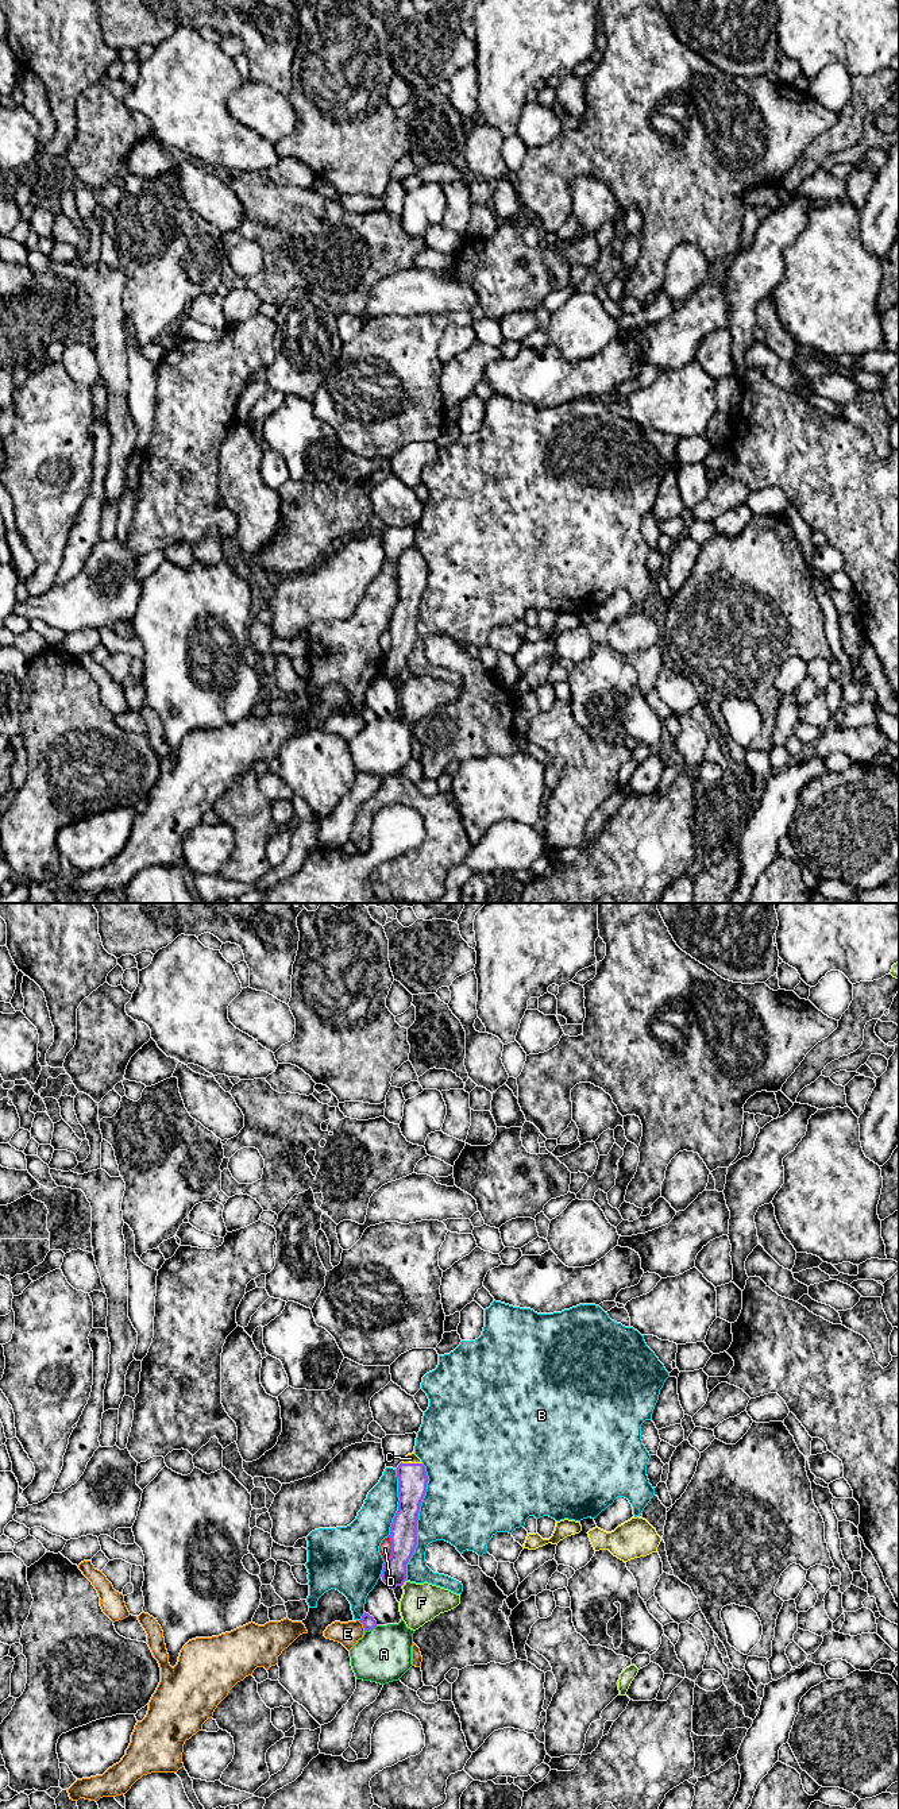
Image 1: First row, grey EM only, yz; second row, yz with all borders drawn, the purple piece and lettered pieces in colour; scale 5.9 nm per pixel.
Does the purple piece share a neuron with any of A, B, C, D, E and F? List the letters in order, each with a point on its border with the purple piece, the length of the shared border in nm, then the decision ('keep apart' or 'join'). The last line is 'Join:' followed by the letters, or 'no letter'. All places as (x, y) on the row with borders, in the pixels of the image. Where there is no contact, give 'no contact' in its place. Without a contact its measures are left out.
A: contact yz (370, 1628); length 90 nm; keep apart
B: contact yz (416, 1522); length 700 nm; keep apart
C: contact yz (412, 1464); length 130 nm; join
D: contact yz (392, 1549); length 150 nm; keep apart
E: contact yz (363, 1626); length 80 nm; keep apart
F: contact yz (404, 1581); length 50 nm; keep apart
Join: C

